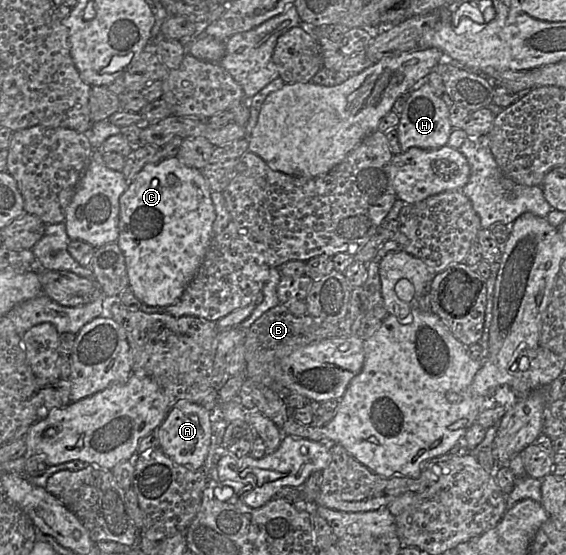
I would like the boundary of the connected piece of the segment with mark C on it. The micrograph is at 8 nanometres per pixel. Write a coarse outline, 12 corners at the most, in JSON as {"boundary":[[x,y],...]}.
{"boundary":[[147,163],[121,195],[117,244],[143,305],[173,305],[216,213],[201,170]]}

